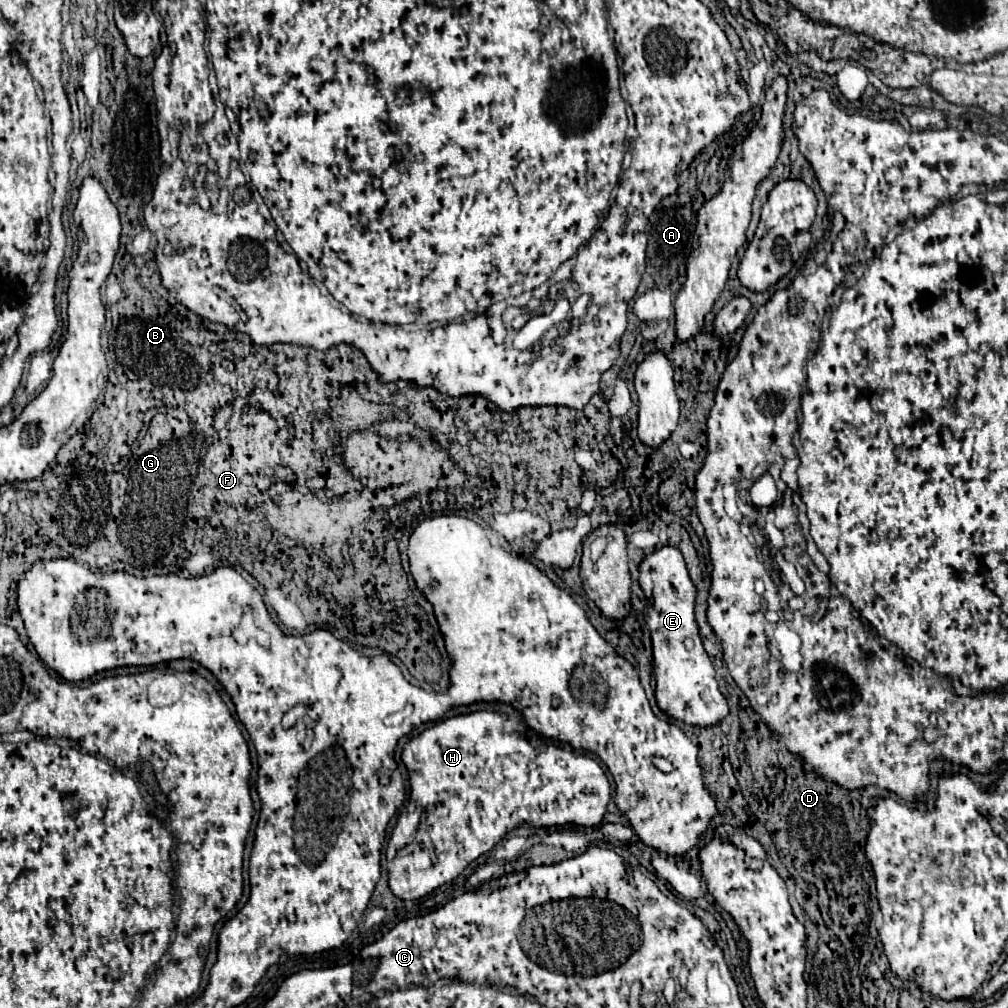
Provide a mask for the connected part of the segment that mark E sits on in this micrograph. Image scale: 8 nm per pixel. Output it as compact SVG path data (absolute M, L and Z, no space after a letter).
M660 547L642 559L638 571L640 587L648 599L646 623L652 633L658 707L670 717L690 725L716 725L728 715L728 703L718 691L714 667L698 635L698 625L694 621L696 587L688 575L682 553L676 547Z

